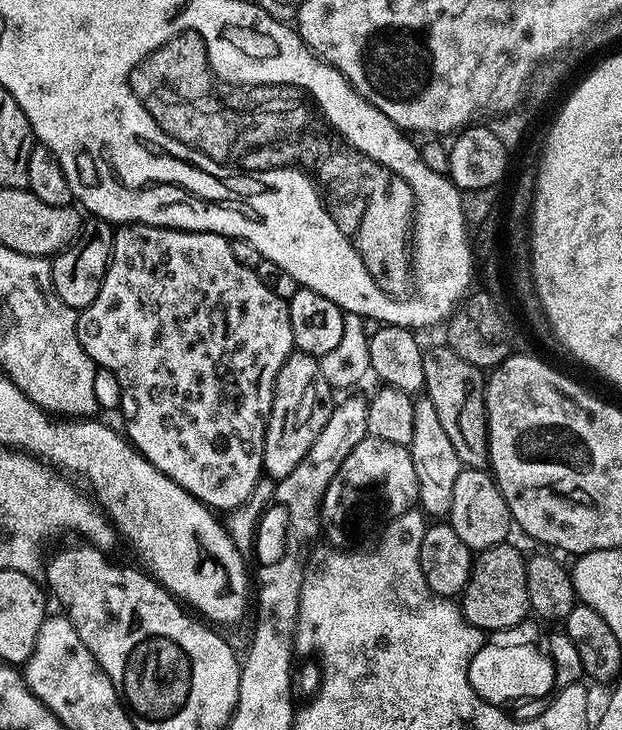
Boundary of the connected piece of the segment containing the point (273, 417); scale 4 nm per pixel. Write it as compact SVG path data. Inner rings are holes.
M293 351L286 358L282 370L278 370L278 378L274 386L274 398L270 418L264 435L264 466L263 471L279 482L300 462L322 434L322 426L330 418L334 407L334 389L324 376L324 369L317 357L305 352Z

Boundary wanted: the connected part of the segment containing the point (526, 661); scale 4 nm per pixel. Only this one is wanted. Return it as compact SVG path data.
M488 642L477 647L468 667L468 677L470 686L479 699L497 706L505 706L504 704L510 703L511 700L536 700L544 695L547 697L556 684L556 669L539 647L530 650L529 647L520 646L517 642L510 644Z

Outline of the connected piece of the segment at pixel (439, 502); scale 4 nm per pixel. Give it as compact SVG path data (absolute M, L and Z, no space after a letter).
M427 398L417 399L414 403L414 438L410 445L414 474L418 482L418 504L429 517L444 518L452 511L454 502L454 482L462 465L454 450L454 442L446 434L442 422L438 422L438 410Z

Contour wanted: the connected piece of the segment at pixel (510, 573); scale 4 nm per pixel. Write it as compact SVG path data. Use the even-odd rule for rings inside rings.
M512 542L495 544L475 553L470 576L464 591L458 597L460 615L468 624L485 633L510 630L529 615L528 591L526 590L526 556Z

